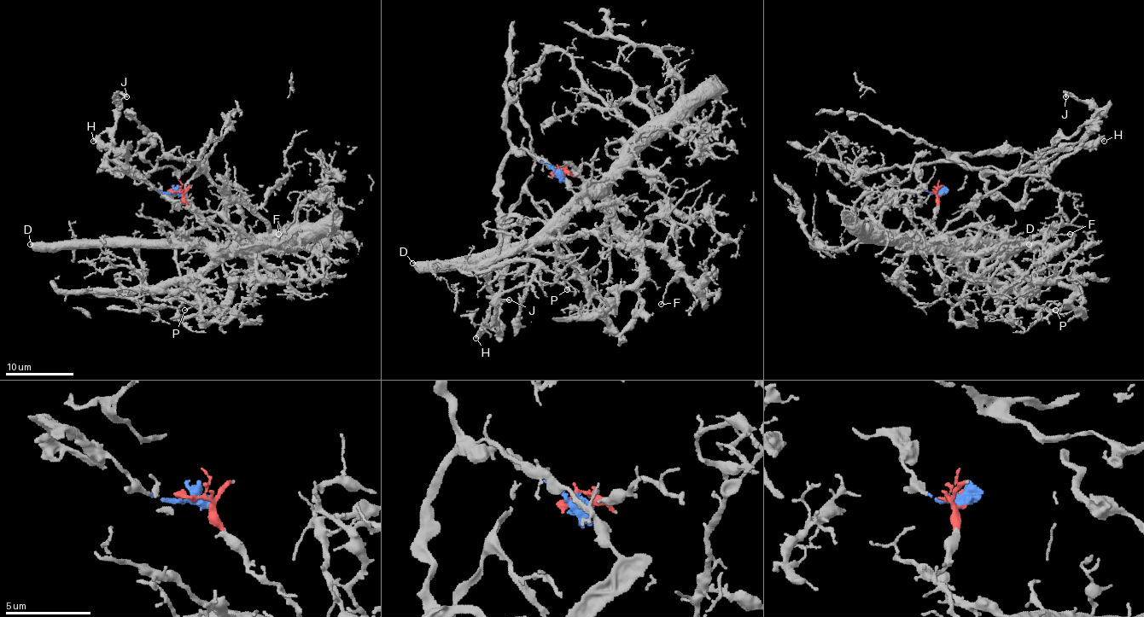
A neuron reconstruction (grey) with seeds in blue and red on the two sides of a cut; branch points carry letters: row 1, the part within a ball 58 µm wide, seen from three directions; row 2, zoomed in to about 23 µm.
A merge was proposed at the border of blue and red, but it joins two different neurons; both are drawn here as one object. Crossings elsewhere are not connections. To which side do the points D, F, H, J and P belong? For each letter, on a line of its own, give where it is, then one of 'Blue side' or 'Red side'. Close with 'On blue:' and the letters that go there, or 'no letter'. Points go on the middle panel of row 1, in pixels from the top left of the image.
D: Place: (412, 263). Red side
F: Place: (661, 304). Red side
H: Place: (475, 338). Blue side
J: Place: (509, 299). Blue side
P: Place: (567, 289). Red side
On blue: H, J

